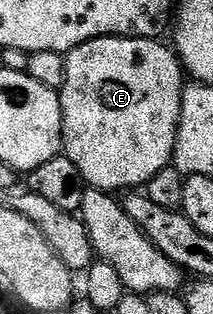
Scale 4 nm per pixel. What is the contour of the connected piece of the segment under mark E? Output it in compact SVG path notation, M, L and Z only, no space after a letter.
M92 38L69 51L61 96L63 154L79 168L92 189L129 192L144 187L155 172L172 163L181 119L181 59L156 38Z

